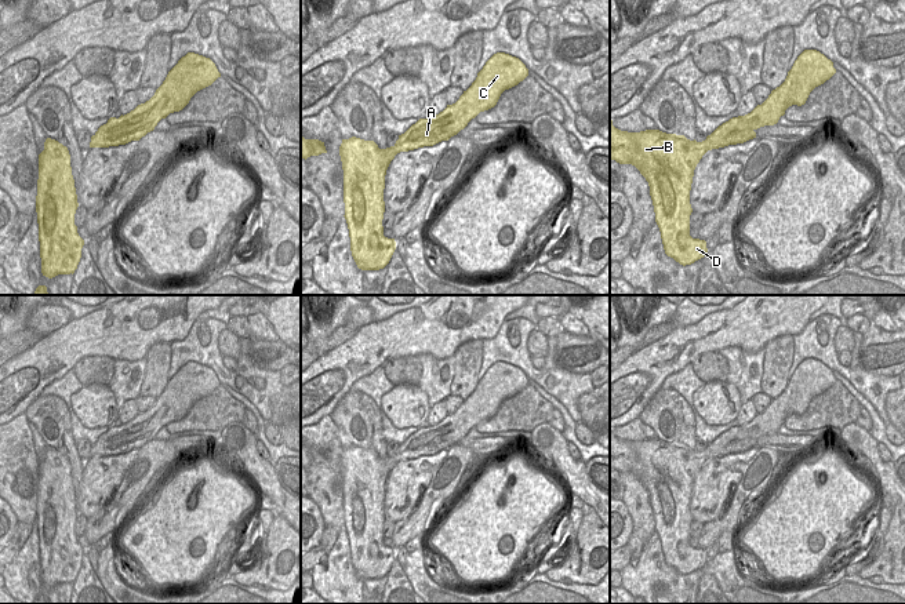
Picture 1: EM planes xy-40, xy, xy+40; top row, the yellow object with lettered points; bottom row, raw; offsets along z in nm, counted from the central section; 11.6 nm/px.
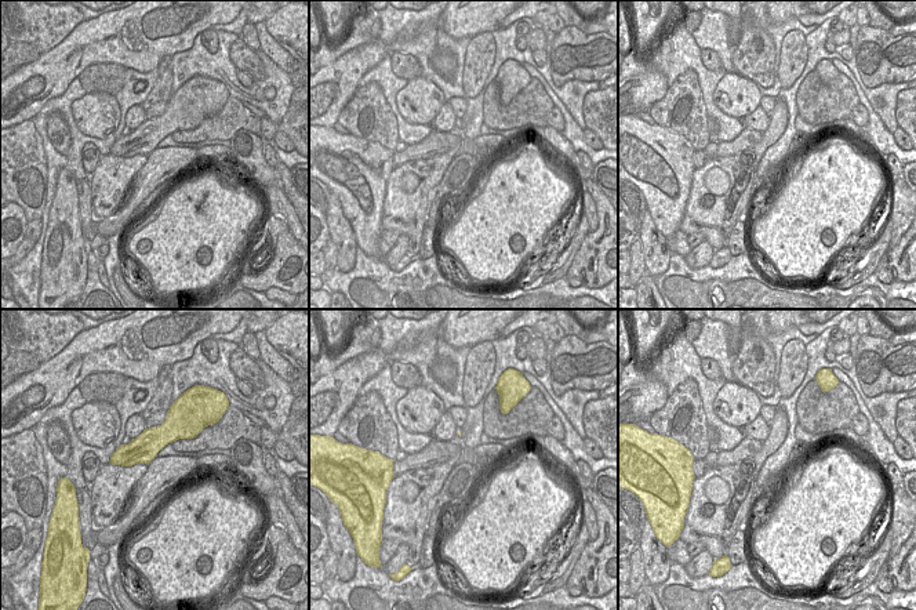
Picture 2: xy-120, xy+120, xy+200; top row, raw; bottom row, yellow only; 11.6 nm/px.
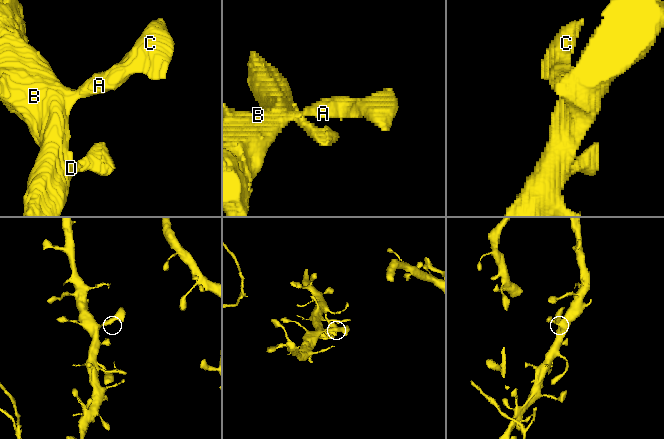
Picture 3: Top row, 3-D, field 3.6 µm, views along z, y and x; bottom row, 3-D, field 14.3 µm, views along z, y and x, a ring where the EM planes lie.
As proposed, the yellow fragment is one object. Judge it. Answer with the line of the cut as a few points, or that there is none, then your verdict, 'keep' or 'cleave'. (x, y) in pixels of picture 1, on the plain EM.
no cut | keep

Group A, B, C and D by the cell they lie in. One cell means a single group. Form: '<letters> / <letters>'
A B C D

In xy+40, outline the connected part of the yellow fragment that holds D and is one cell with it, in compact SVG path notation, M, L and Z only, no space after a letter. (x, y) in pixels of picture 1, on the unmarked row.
M804 359L785 390L762 414L723 432L702 451L659 439L621 440L610 429L610 467L635 474L648 491L655 531L668 565L686 575L708 561L705 549L690 545L690 499L702 465L708 459L756 447L757 437L777 433L789 415L804 414L810 401L835 382L833 371L824 363Z

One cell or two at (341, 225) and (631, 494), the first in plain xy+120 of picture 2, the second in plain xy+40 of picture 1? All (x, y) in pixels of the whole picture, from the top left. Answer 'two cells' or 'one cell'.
one cell

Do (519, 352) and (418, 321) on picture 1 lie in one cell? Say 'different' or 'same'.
different

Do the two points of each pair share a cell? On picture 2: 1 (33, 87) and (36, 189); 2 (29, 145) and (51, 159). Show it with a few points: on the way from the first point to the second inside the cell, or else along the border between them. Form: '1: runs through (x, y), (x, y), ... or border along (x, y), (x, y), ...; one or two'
1: border along (31, 119), (25, 119), (14, 126); two
2: border along (33, 126), (42, 140), (46, 162), (46, 189); two

